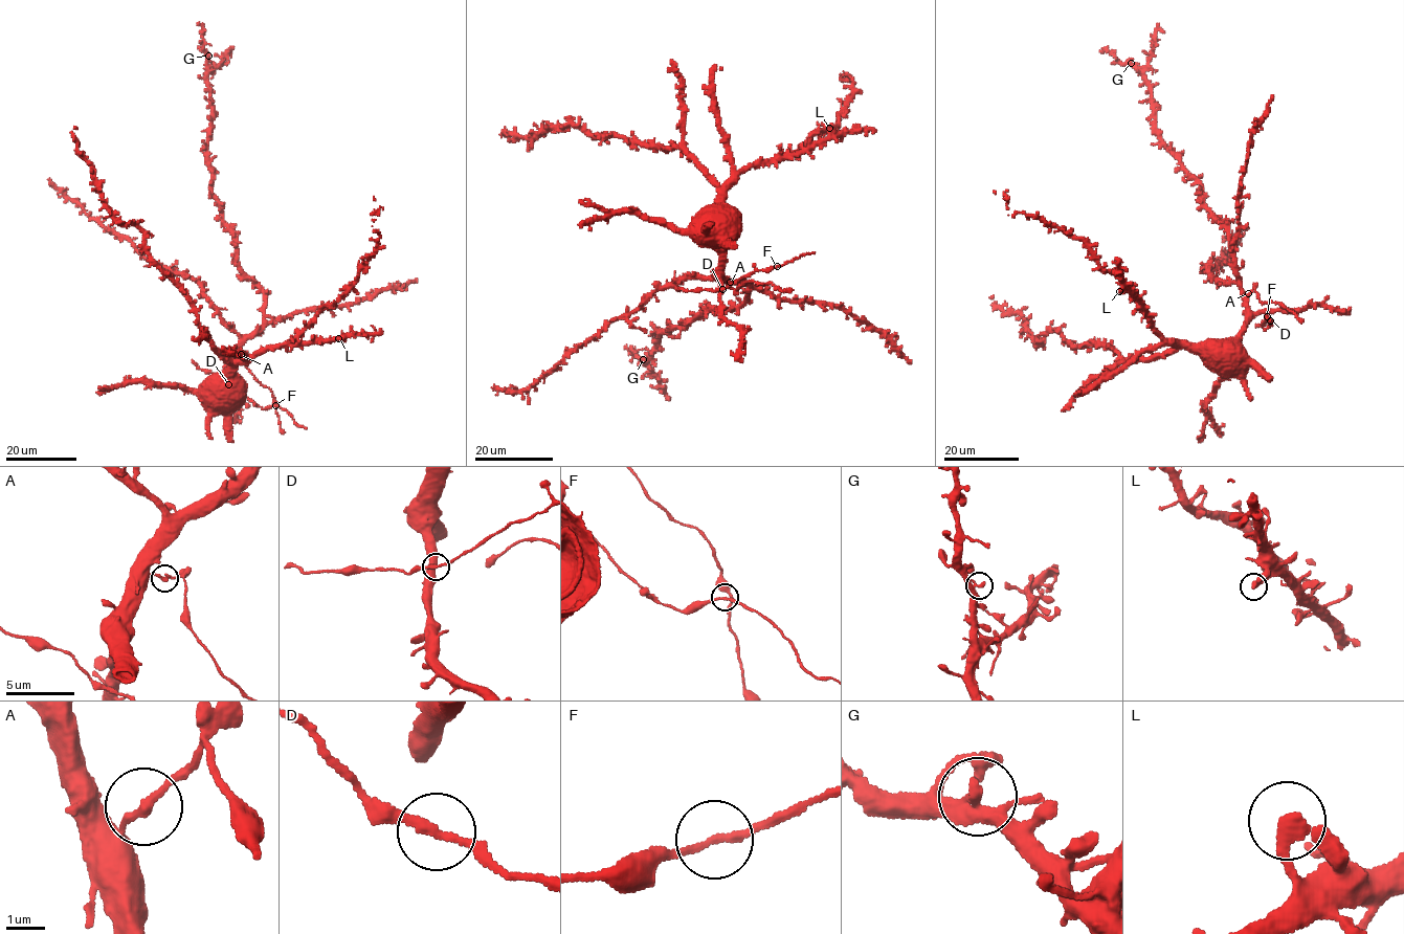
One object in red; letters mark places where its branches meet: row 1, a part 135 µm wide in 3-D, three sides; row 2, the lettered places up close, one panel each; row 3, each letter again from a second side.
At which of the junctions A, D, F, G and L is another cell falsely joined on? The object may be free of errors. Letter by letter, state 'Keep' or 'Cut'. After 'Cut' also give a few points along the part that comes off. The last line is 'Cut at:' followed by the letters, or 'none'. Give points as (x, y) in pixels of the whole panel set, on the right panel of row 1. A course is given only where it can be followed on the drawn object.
A: Keep
D: Keep
F: Keep
G: Keep
L: Keep
Cut at: none

